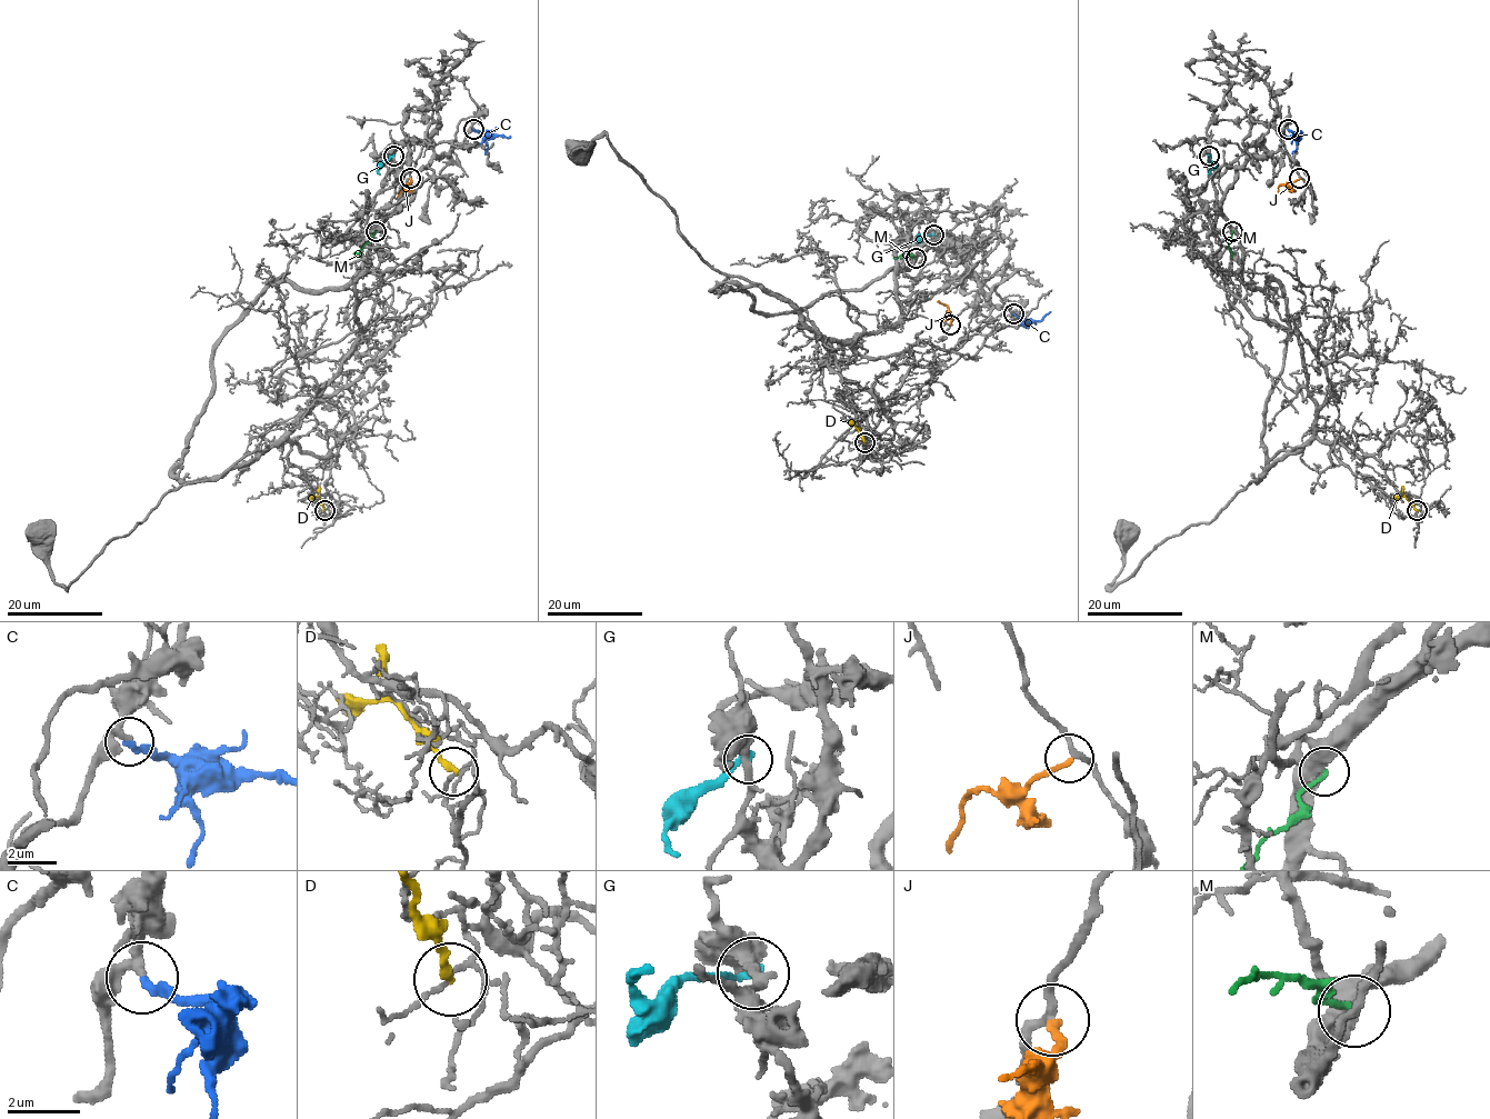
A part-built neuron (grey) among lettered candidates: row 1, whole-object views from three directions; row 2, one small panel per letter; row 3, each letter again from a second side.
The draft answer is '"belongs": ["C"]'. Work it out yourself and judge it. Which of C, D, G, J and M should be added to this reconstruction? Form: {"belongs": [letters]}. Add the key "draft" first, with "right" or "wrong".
{"draft": "right", "belongs": ["C"]}

